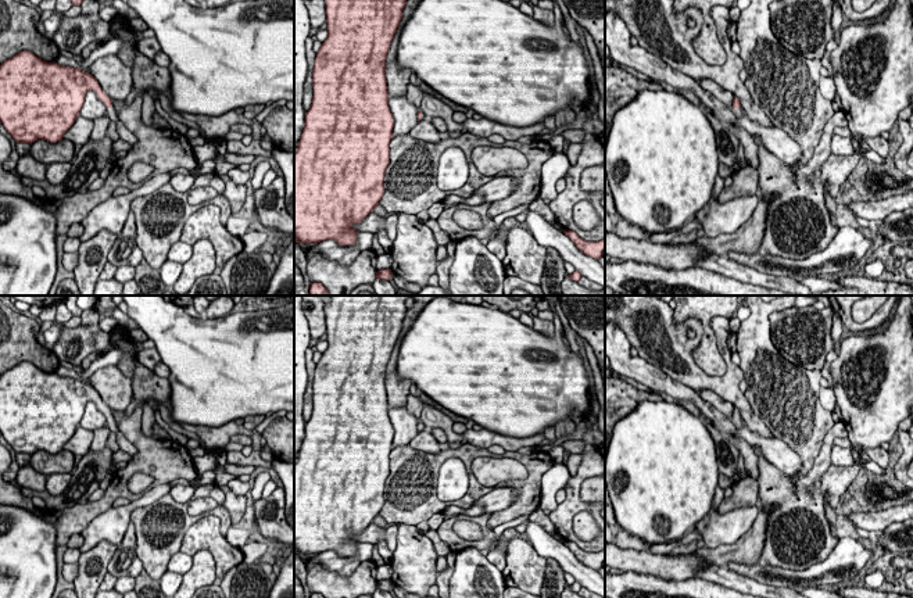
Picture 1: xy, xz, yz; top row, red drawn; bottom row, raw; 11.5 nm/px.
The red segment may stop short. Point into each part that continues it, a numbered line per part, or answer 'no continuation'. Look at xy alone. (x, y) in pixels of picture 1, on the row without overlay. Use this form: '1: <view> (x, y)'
1: xy (125, 446)

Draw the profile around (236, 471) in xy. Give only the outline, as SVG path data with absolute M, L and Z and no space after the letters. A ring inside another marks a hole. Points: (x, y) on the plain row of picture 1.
M226 463L223 465L225 470L234 477L240 477L241 475L251 475L255 470L255 466L251 465L234 465Z

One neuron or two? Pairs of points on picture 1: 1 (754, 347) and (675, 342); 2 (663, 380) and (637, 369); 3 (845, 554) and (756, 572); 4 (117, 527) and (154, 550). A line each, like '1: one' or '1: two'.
1: two
2: one
3: one
4: two

